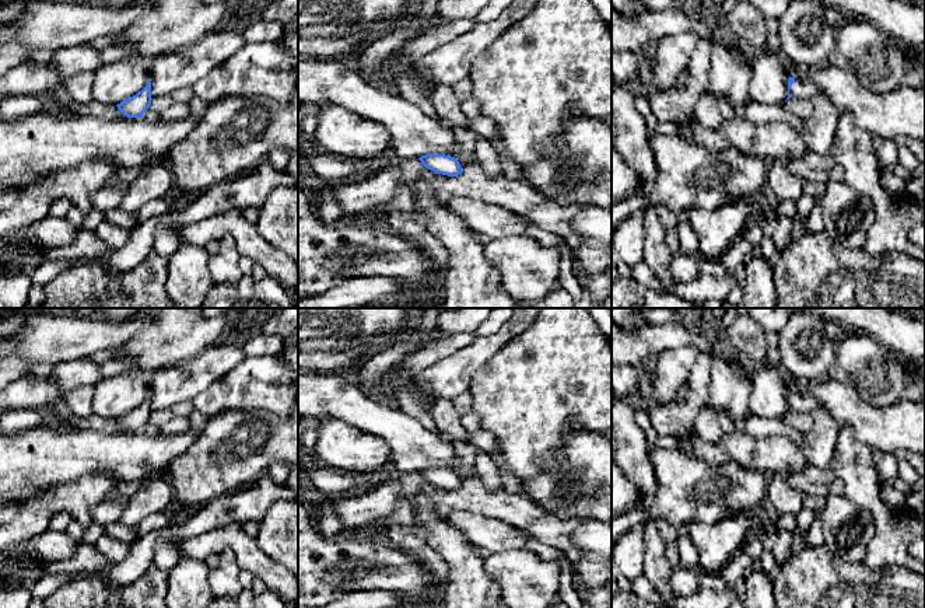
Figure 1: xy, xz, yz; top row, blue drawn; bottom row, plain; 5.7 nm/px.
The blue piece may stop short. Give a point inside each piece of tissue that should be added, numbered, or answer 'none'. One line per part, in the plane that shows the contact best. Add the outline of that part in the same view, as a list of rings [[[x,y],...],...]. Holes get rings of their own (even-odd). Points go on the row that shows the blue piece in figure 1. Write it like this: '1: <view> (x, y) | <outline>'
1: yz (801, 88) | [[[795,78],[789,87],[789,94],[795,98],[810,98],[814,92],[814,85],[810,80]]]

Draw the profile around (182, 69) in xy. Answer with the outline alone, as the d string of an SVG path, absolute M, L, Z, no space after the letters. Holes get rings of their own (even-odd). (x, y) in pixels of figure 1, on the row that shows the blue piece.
M223 27L209 32L192 46L183 46L153 59L150 71L151 98L181 88L193 88L213 69L223 64L246 45L241 28Z

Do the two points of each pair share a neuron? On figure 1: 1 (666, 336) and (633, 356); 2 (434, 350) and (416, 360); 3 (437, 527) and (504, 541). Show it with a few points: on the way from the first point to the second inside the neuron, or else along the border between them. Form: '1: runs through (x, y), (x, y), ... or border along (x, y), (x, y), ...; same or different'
1: runs through (658, 338), (650, 339), (641, 348); same
2: runs through (430, 353), (420, 360); same
3: border along (444, 517), (475, 545); different

